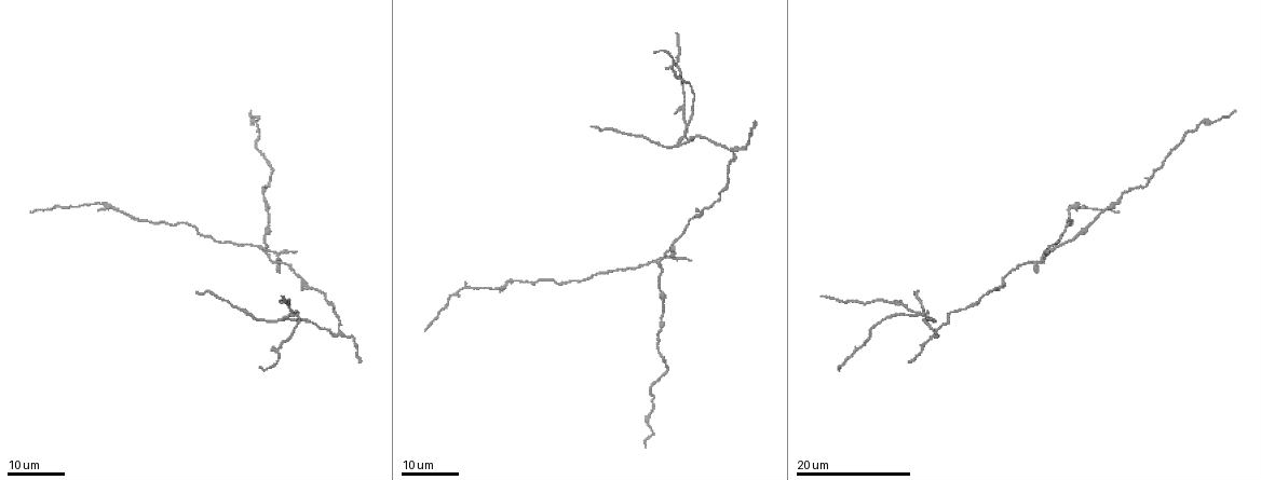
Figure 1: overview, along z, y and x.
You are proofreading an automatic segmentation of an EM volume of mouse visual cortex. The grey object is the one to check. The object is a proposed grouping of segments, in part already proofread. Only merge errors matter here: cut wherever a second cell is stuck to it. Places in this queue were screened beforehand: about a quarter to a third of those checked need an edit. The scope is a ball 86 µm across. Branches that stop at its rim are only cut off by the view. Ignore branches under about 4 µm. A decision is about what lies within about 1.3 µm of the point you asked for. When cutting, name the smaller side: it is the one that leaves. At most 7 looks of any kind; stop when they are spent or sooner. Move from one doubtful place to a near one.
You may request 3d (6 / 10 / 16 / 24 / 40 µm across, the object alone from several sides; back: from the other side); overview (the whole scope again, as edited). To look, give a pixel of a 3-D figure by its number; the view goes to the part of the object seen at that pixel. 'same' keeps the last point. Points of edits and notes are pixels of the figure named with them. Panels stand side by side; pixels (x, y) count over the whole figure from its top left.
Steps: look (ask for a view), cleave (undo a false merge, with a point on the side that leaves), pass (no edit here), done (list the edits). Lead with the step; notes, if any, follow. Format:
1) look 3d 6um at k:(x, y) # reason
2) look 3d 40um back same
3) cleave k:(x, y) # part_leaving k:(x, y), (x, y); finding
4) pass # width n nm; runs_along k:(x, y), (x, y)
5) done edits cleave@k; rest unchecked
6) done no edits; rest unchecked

look 3d 24um at 1:(651, 411)

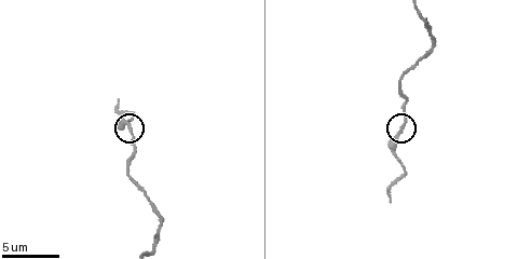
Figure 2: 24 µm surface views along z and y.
look 3d 10um at 2:(129, 128) # zoom in

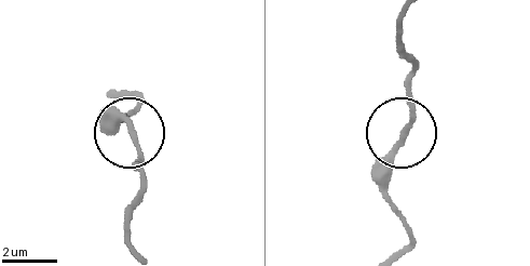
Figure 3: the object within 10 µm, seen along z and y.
look 3d 10um back at 3:(133, 132)

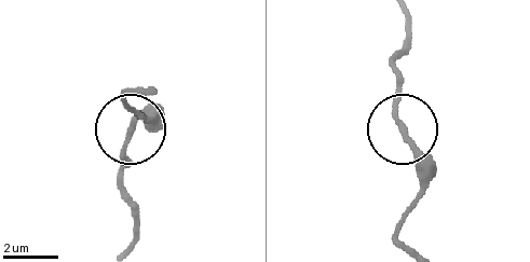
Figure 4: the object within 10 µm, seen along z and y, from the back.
pass # width 200 nm; continuous, no second cell

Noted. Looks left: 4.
look 3d 24um at 1:(1051, 251) # four arms meet

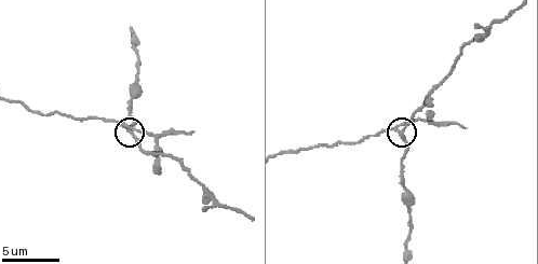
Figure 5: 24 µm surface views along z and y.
look 3d 6um at 5:(401, 135)

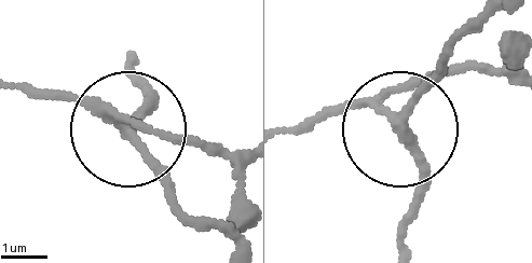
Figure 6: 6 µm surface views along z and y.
cleave 6:(40, 97) # width 220 nm; a second cell is stuck on

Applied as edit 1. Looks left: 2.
done edits cleave@6; rest unchecked

